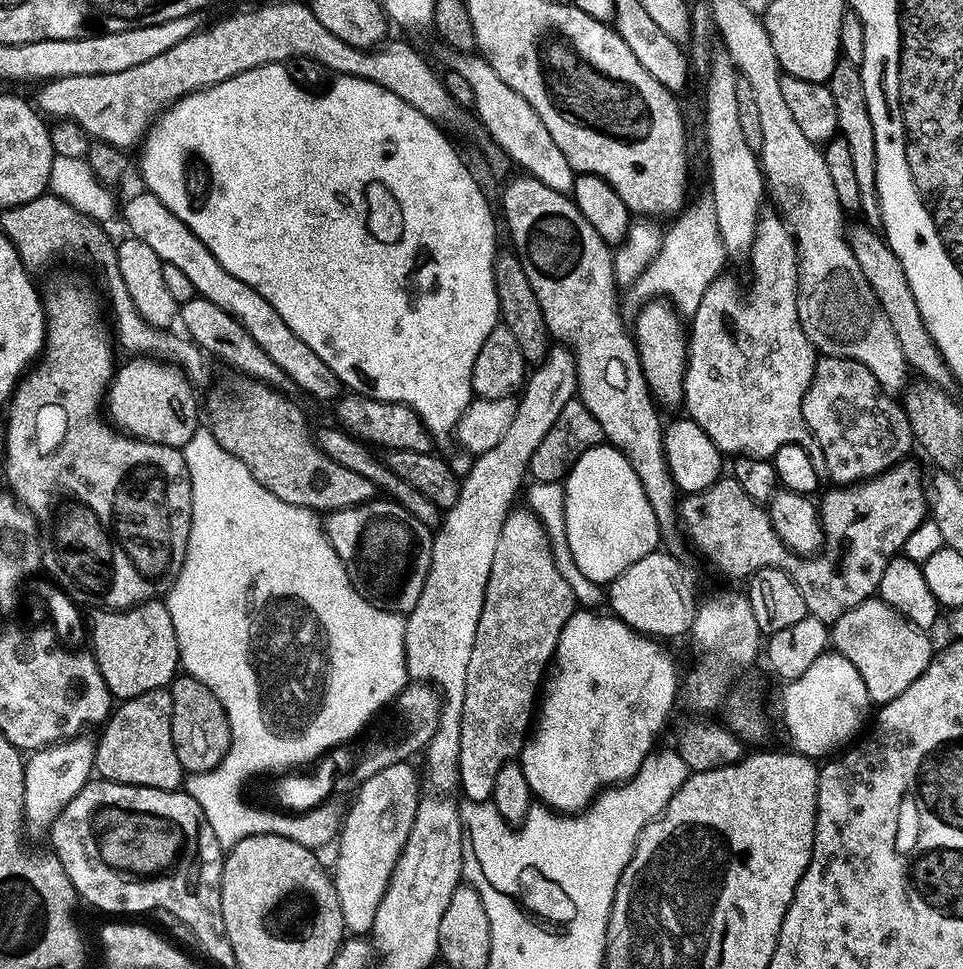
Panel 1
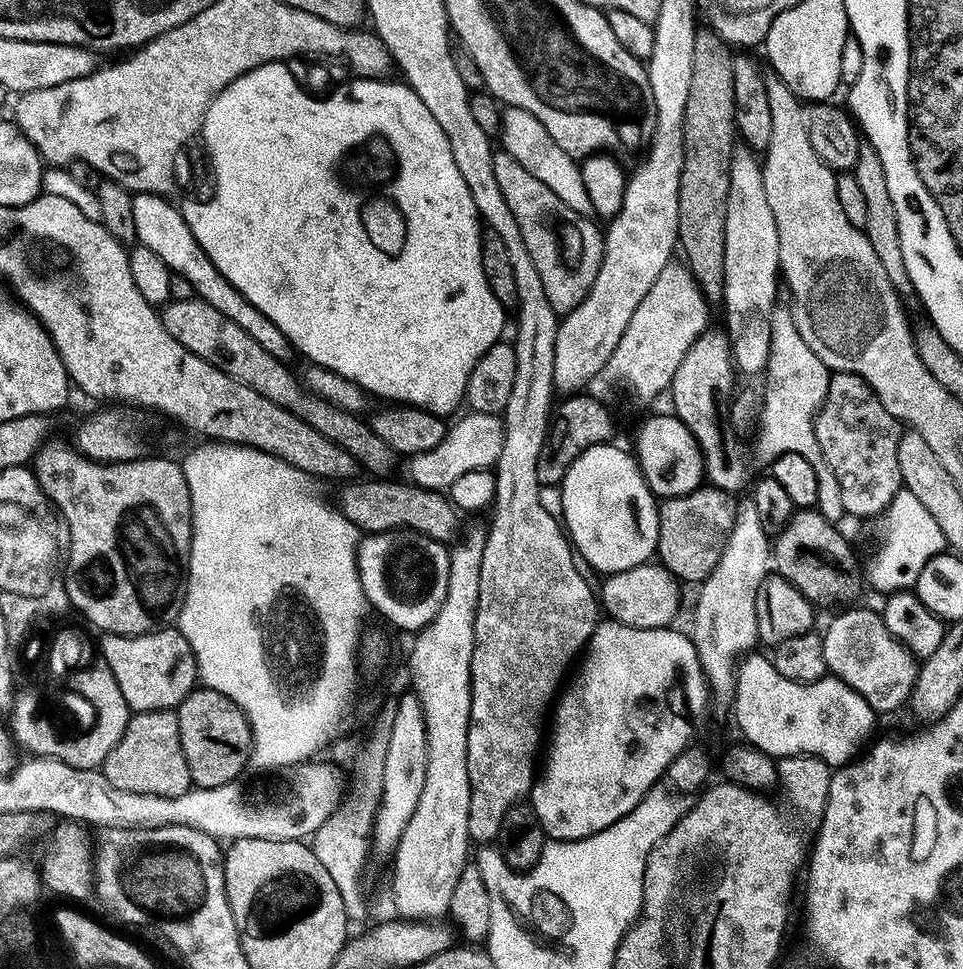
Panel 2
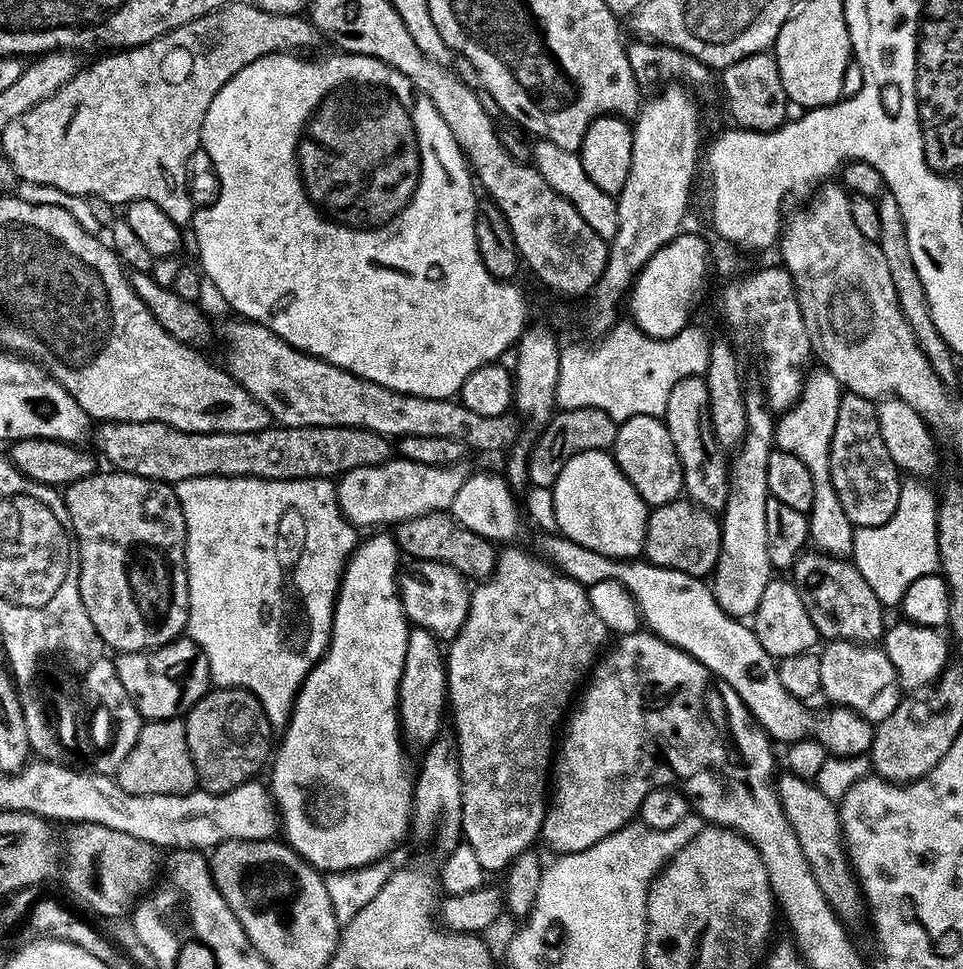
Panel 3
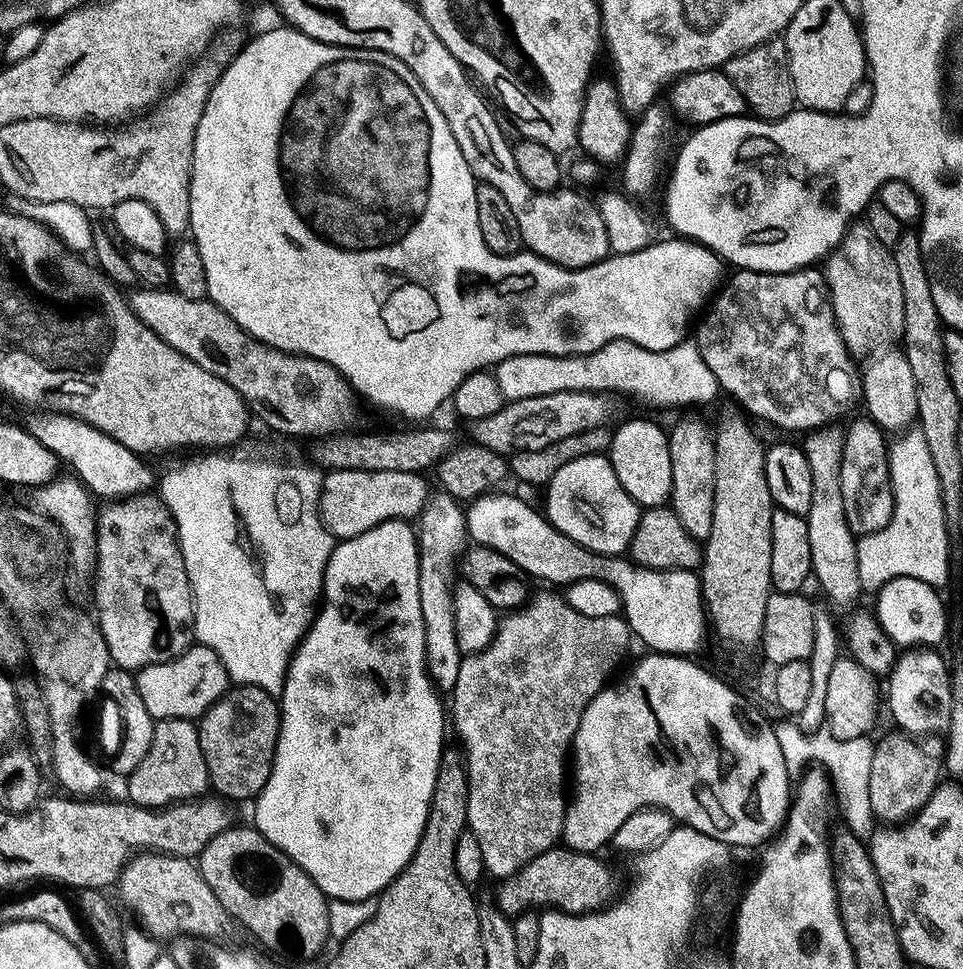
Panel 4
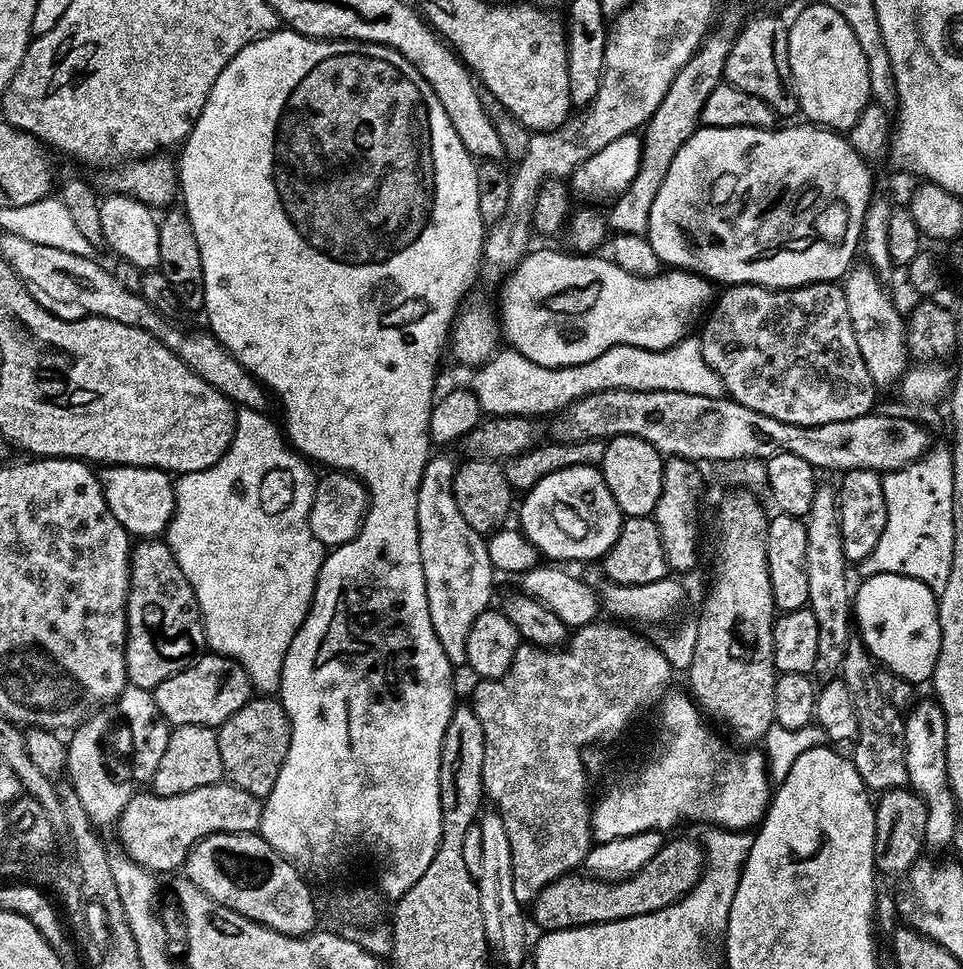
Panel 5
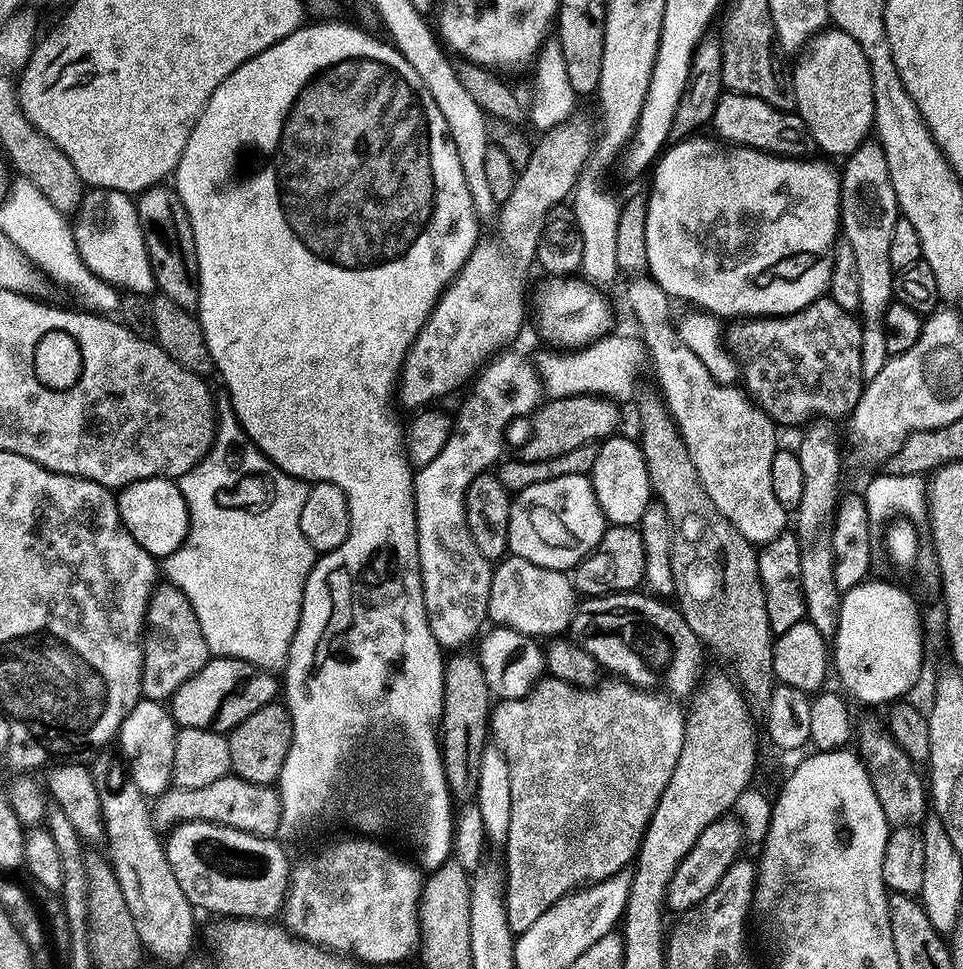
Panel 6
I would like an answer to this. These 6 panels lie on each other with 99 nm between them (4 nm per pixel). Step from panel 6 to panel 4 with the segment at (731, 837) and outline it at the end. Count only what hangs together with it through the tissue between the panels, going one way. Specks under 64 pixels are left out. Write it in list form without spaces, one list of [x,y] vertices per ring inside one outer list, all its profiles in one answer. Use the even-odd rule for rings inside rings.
[[[557,846],[538,854],[526,866],[512,876],[499,881],[494,904],[505,916],[515,918],[523,912],[533,910],[555,910],[583,914],[599,912],[608,907],[621,895],[622,883],[608,864],[600,861],[599,855],[590,852],[576,852],[567,846]]]

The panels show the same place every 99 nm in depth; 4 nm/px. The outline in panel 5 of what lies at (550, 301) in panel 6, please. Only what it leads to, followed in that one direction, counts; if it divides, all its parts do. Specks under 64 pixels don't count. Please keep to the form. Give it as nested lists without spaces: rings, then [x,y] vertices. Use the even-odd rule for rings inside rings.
[[[540,248],[529,251],[524,259],[507,273],[508,281],[504,284],[504,289],[500,292],[500,308],[498,307],[498,319],[502,329],[502,336],[505,341],[508,340],[515,351],[521,352],[526,358],[530,358],[530,362],[538,362],[538,366],[546,366],[547,368],[569,368],[570,366],[578,366],[582,362],[590,362],[594,358],[598,358],[598,354],[606,354],[606,350],[610,350],[619,344],[626,346],[634,346],[635,348],[649,348],[651,352],[660,352],[663,348],[673,348],[679,340],[685,339],[689,335],[688,332],[692,327],[701,323],[702,317],[713,307],[714,289],[713,281],[707,276],[691,270],[661,270],[655,276],[636,276],[633,272],[627,272],[618,266],[607,255],[601,254],[573,254],[571,251],[555,252],[552,248]]]

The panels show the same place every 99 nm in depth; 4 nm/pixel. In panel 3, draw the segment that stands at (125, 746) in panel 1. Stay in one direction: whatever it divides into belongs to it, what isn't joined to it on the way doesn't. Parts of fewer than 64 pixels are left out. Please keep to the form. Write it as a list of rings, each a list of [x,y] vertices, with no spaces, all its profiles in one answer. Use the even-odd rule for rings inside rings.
[[[183,719],[149,720],[134,742],[134,750],[126,754],[126,762],[115,774],[115,782],[126,794],[135,796],[184,796],[197,791],[196,767],[186,746],[186,726]]]

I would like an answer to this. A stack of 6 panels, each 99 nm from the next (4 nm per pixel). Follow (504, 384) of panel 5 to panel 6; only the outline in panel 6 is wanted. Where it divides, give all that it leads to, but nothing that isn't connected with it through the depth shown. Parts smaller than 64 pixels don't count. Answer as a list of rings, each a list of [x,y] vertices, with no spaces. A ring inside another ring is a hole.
[[[635,335],[601,336],[593,344],[585,344],[577,350],[551,350],[534,356],[536,373],[540,375],[543,391],[549,397],[558,396],[606,396],[617,402],[631,401],[637,395],[636,383],[646,364],[646,349]]]

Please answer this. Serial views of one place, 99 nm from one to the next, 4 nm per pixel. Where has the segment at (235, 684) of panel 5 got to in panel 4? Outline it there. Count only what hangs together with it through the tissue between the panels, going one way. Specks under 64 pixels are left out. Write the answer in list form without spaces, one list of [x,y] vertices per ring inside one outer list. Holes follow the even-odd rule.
[[[199,642],[193,643],[178,658],[140,669],[135,677],[142,703],[155,721],[170,718],[195,721],[204,715],[206,709],[214,706],[214,702],[218,702],[218,698],[222,698],[230,687],[228,671],[226,666],[222,666],[218,654]]]

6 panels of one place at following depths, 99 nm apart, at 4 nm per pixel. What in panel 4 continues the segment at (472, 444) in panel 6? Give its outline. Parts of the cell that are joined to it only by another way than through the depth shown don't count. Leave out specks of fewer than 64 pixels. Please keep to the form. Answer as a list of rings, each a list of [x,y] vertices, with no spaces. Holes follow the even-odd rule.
[[[443,490],[433,491],[429,495],[418,517],[420,573],[415,573],[414,578],[418,582],[418,598],[422,602],[422,622],[426,630],[426,662],[433,684],[444,694],[451,693],[454,682],[458,682],[462,659],[454,630],[452,593],[458,576],[458,561],[470,540],[465,517],[465,509],[449,492]]]

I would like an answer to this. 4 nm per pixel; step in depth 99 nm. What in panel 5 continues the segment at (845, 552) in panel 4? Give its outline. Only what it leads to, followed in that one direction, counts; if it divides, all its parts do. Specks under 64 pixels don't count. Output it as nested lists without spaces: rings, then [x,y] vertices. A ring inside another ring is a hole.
[[[853,634],[846,646],[846,658],[842,658],[839,675],[854,698],[854,714],[858,718],[858,730],[854,747],[850,752],[852,764],[858,770],[864,787],[876,794],[900,790],[908,784],[906,770],[906,730],[901,709],[895,708],[882,694],[876,677],[878,668],[859,635]]]

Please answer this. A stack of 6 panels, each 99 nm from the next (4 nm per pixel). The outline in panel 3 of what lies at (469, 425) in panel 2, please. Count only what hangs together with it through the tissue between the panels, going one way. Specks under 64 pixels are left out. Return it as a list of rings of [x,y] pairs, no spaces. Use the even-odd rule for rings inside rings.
[[[389,458],[378,466],[362,466],[343,473],[335,481],[336,501],[340,512],[355,527],[389,524],[416,518],[426,512],[451,509],[458,490],[467,482],[470,469],[467,463],[423,464],[403,458]]]

